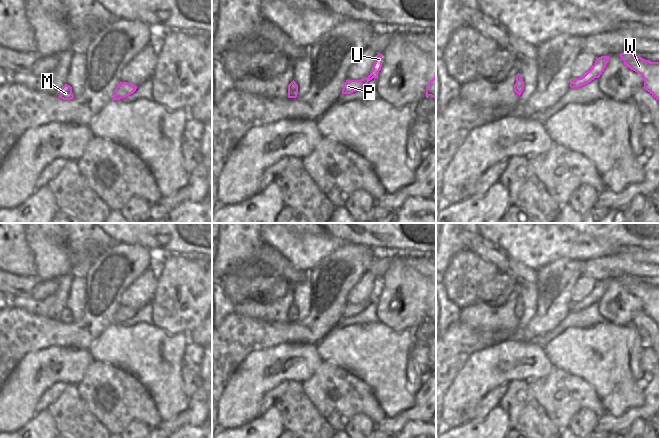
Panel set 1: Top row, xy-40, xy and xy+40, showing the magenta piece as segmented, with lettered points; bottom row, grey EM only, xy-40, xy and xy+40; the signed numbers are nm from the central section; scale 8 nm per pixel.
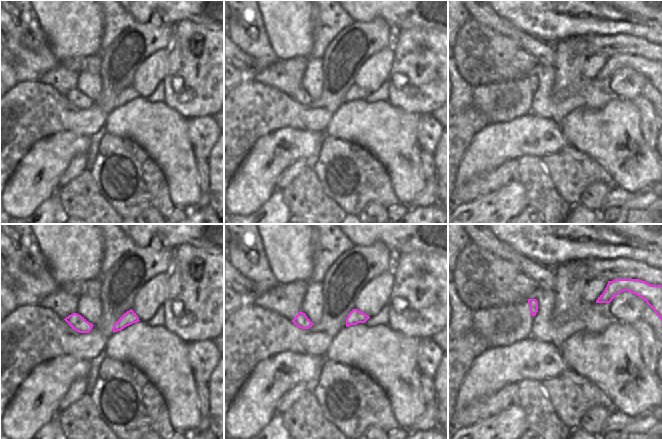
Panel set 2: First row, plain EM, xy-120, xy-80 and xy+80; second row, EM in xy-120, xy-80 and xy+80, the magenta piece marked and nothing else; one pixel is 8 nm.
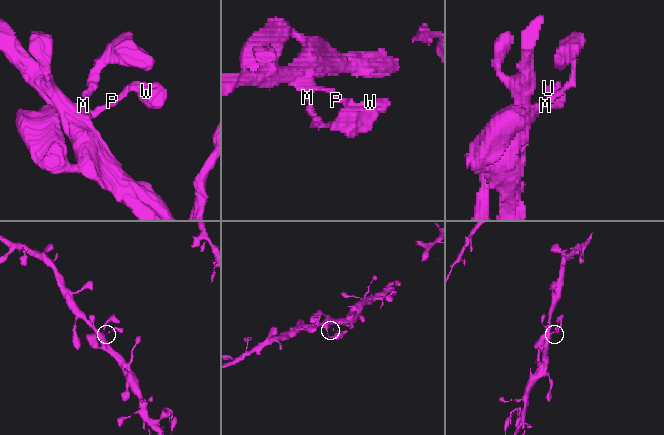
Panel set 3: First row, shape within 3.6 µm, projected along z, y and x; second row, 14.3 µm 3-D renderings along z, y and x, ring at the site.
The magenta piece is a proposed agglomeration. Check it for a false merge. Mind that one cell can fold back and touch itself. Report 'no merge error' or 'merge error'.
no merge error

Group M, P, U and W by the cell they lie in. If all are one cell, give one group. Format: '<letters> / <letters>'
M P U W

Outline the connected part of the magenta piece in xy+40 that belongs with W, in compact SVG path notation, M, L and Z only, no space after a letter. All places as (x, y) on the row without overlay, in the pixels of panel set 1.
M629 276L620 281L628 292L642 299L644 313L660 326L660 286L651 286Z

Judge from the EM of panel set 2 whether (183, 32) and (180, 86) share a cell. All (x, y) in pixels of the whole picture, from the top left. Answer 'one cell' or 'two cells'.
one cell

